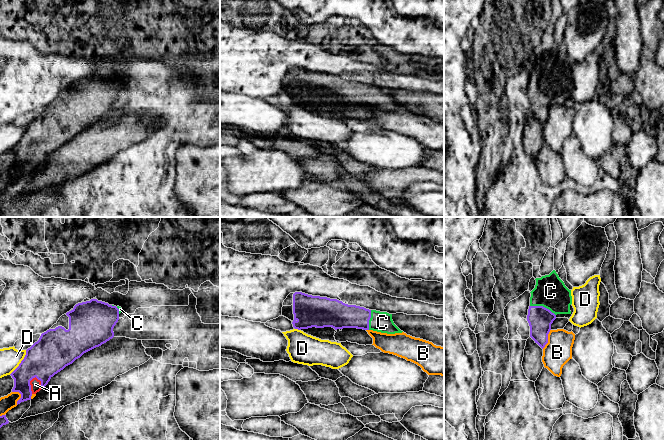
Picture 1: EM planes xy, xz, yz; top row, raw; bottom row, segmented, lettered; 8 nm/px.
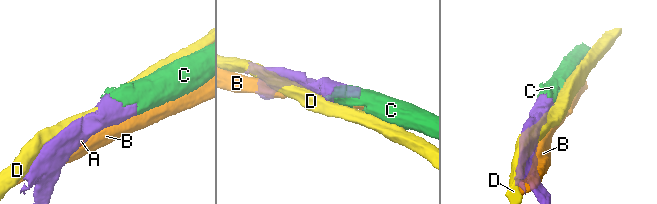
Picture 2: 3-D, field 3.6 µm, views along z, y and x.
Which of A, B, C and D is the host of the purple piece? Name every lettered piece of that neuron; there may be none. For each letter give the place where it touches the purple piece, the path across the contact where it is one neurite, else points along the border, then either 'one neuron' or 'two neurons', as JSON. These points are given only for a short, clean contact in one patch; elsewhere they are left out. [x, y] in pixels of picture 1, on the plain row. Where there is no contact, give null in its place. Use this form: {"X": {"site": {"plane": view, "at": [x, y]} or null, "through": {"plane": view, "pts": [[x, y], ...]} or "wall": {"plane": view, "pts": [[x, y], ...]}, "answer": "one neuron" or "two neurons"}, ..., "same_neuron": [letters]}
{"A": {"site": {"plane": "xy", "at": [30, 161]}, "through": {"plane": "xy", "pts": [[45, 134], [31, 151], [30, 161], [35, 160]]}, "answer": "one neuron"}, "B": {"site": {"plane": "xy", "at": [21, 171]}, "answer": "two neurons"}, "C": {"site": {"plane": "yz", "at": [542, 82]}, "answer": "one neuron"}, "D": {"site": {"plane": "xy", "at": [21, 138]}, "answer": "two neurons"}, "same_neuron": ["A", "C"]}

